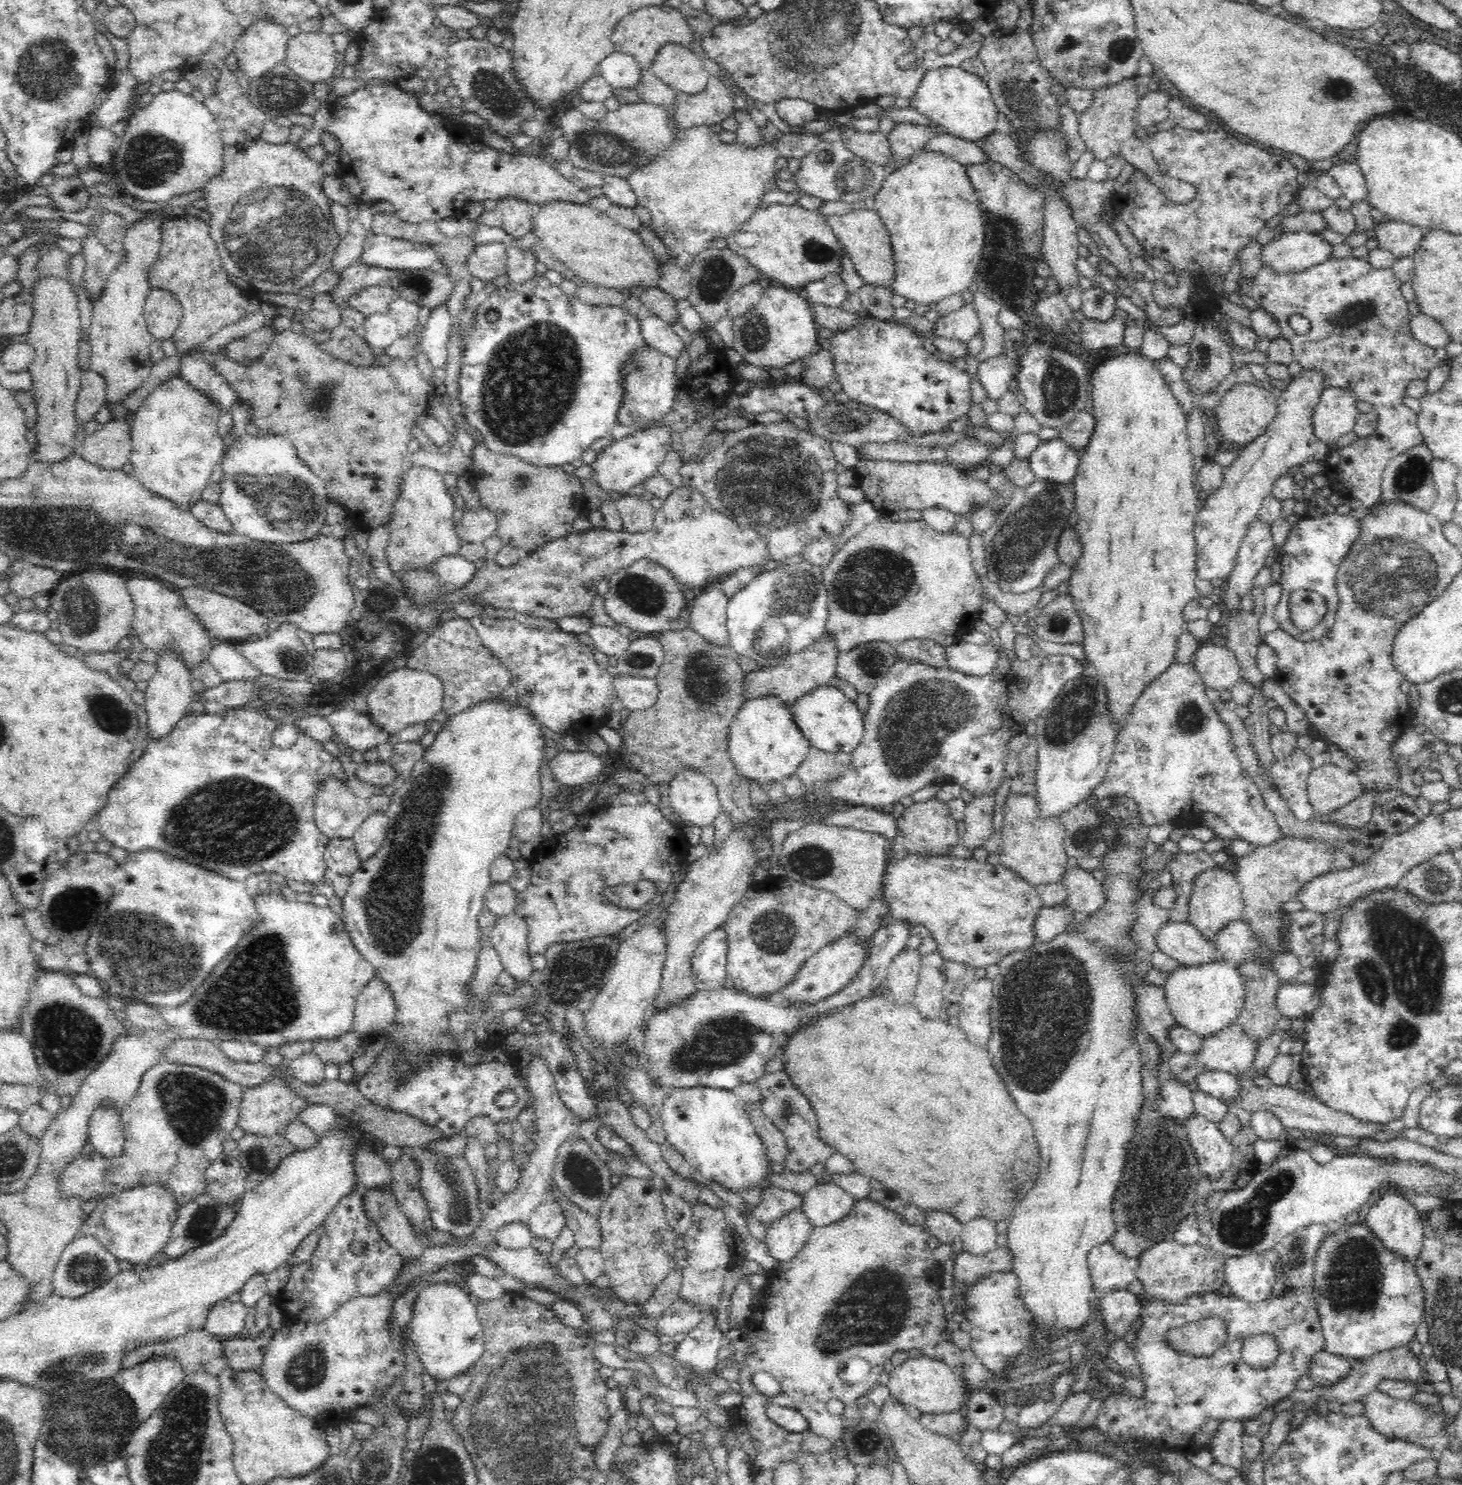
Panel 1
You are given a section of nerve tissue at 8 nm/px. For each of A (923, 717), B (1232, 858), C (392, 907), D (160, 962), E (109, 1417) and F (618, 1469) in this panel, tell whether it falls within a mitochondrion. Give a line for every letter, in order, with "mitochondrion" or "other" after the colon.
A: mitochondrion
B: other
C: mitochondrion
D: mitochondrion
E: mitochondrion
F: other

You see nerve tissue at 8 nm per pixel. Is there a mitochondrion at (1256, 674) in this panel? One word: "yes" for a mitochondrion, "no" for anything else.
no

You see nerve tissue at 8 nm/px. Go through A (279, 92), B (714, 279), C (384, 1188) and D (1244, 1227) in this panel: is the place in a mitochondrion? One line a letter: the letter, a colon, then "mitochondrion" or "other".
A: mitochondrion
B: mitochondrion
C: other
D: mitochondrion

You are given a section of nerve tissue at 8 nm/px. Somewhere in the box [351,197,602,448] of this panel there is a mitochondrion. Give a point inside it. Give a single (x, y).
(421, 285)

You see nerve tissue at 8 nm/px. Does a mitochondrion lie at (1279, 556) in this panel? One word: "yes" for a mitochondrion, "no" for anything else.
no

